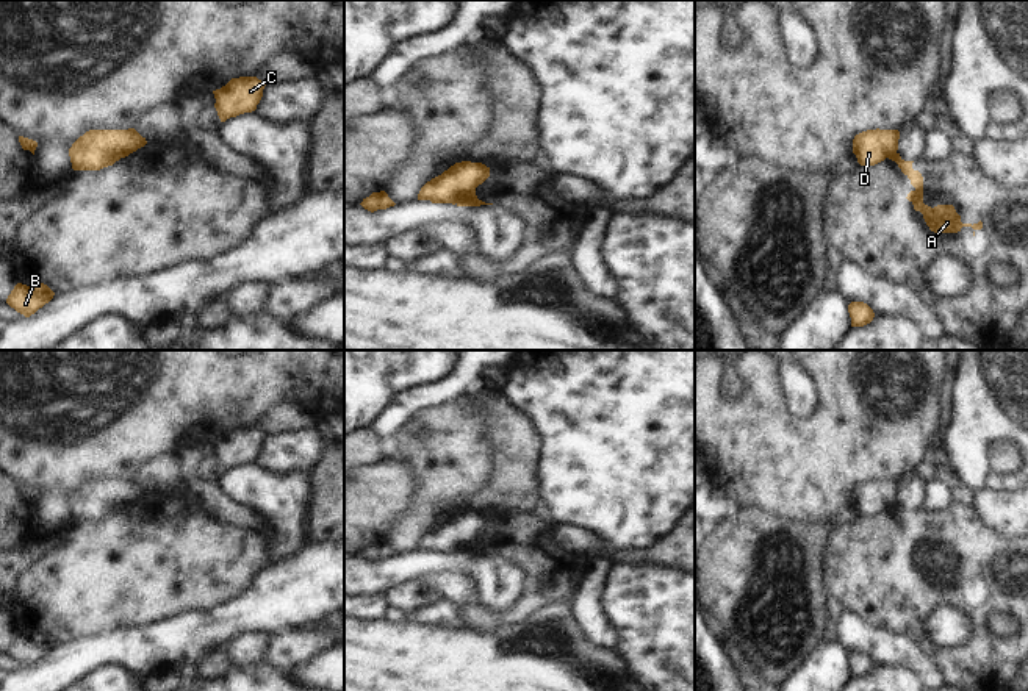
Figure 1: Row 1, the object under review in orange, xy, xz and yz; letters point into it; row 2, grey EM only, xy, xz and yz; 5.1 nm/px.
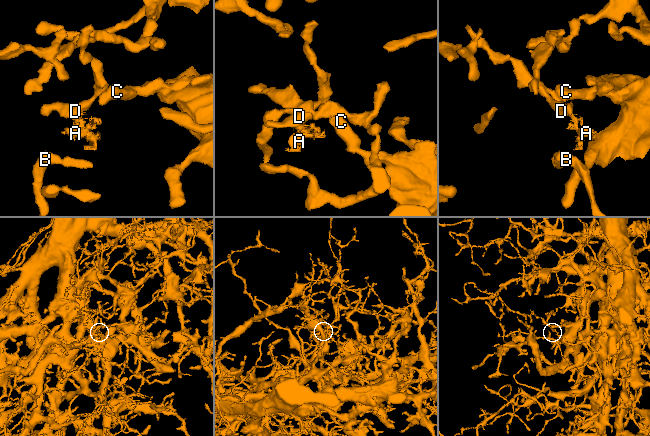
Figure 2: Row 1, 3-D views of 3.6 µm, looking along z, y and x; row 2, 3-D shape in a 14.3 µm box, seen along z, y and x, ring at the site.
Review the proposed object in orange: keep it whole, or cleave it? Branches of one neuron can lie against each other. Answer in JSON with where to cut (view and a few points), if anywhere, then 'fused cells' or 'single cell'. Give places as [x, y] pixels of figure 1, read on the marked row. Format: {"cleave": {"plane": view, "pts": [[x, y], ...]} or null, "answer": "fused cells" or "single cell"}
{"cleave": {"plane": "xz", "pts": [[474, 188], [462, 193], [456, 202]]}, "answer": "fused cells"}

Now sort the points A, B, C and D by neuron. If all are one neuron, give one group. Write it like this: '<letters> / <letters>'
A / B C D

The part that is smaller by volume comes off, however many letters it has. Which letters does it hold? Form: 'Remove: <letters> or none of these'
Remove: A

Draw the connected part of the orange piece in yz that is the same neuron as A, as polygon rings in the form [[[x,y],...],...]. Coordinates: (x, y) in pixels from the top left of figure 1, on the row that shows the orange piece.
[[[900,153],[887,156],[895,161],[901,172],[911,180],[915,188],[908,194],[908,200],[914,205],[915,211],[923,214],[923,219],[931,231],[934,233],[958,233],[962,227],[972,227],[975,231],[983,228],[983,222],[962,224],[961,216],[956,213],[953,205],[937,205],[934,208],[923,203],[923,177],[918,170],[912,169],[914,161],[904,161]]]

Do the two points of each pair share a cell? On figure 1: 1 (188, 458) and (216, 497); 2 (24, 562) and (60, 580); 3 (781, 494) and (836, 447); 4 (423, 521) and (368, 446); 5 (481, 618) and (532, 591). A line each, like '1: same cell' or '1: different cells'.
1: same cell
2: different cells
3: same cell
4: different cells
5: same cell

